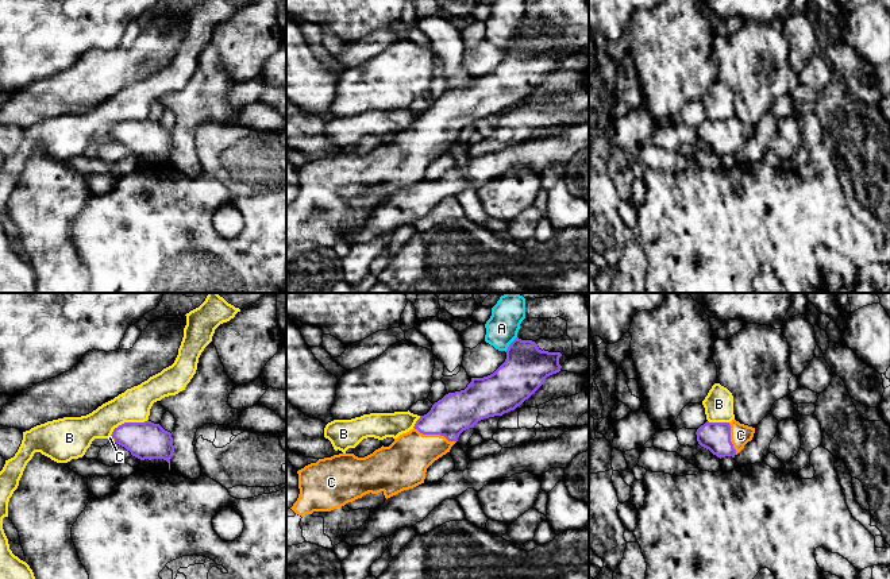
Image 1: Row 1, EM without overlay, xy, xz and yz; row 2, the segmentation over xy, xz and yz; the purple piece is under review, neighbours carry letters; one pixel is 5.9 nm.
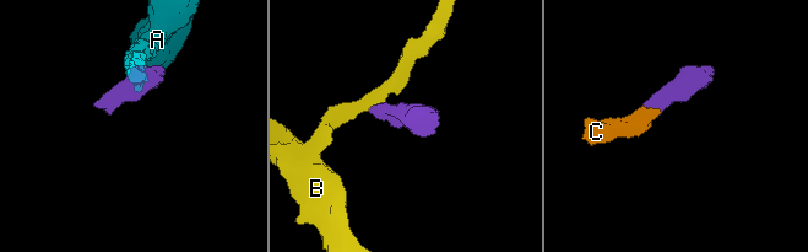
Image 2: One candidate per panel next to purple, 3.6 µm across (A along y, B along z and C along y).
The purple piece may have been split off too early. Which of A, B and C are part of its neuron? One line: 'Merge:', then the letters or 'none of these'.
Merge: C

